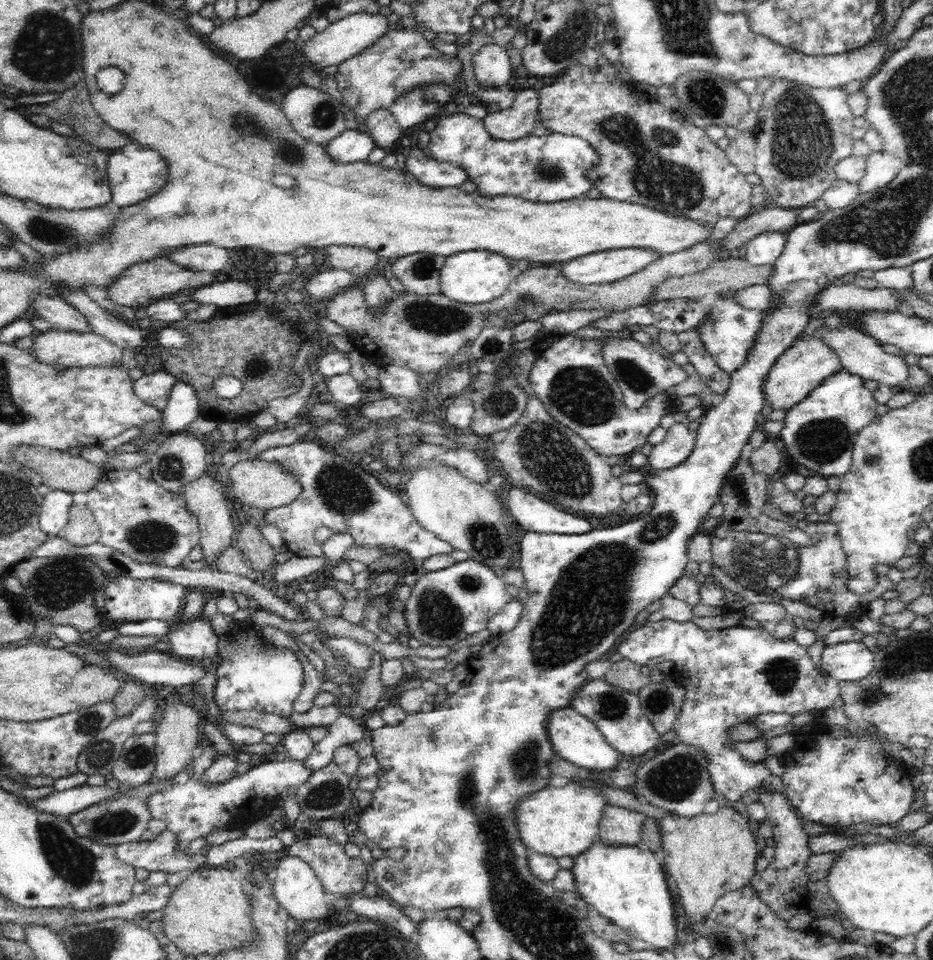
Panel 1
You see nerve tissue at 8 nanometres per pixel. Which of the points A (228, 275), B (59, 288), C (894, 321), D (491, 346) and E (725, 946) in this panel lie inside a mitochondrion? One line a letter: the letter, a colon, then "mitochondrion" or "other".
A: other
B: other
C: other
D: mitochondrion
E: mitochondrion

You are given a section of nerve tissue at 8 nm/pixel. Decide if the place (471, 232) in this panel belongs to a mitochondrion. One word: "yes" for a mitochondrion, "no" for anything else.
no

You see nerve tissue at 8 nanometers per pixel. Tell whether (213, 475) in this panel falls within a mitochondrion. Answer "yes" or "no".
no

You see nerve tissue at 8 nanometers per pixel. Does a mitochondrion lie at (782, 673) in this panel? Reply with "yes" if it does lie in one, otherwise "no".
yes

